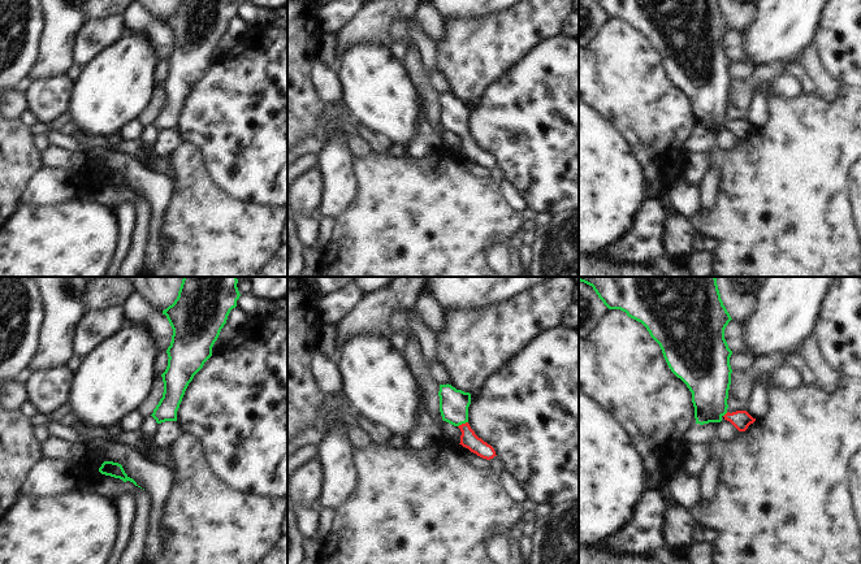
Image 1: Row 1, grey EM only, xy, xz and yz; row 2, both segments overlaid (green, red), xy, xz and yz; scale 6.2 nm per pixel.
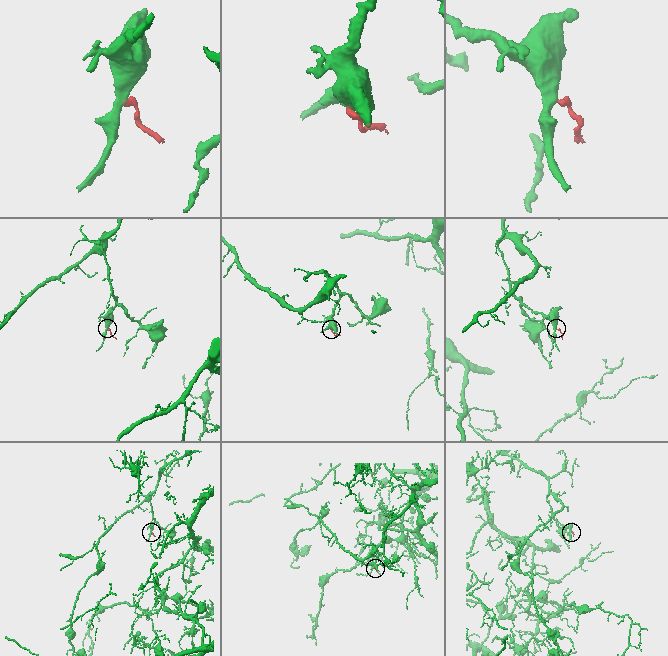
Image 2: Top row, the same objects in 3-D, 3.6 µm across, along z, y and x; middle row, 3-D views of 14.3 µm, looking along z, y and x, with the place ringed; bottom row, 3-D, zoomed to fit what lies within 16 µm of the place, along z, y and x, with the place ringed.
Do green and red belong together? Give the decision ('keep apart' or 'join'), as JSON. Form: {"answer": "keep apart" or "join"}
{"answer": "join"}

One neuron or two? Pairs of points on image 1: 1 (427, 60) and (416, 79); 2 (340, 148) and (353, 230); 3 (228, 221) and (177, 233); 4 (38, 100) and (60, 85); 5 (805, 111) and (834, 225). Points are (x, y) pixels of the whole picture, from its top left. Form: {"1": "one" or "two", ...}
{"1": "two", "2": "two", "3": "one", "4": "one", "5": "one"}

